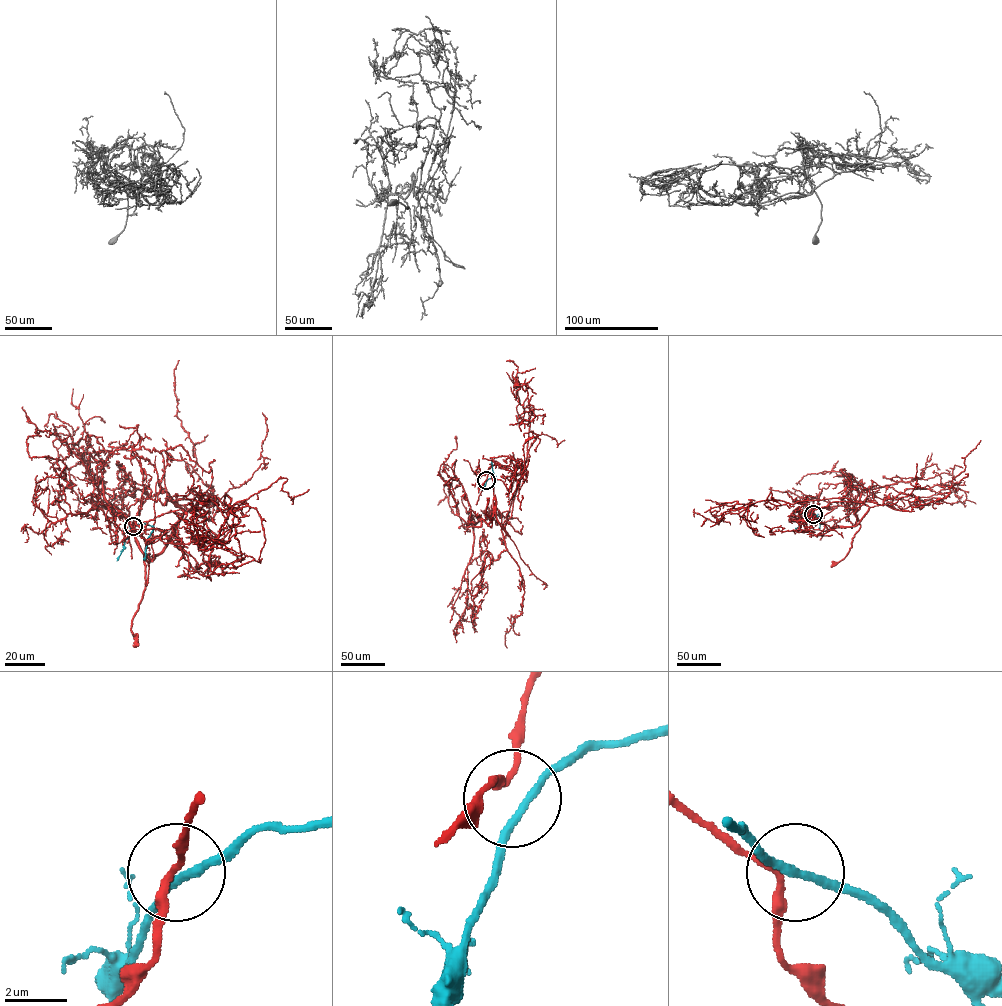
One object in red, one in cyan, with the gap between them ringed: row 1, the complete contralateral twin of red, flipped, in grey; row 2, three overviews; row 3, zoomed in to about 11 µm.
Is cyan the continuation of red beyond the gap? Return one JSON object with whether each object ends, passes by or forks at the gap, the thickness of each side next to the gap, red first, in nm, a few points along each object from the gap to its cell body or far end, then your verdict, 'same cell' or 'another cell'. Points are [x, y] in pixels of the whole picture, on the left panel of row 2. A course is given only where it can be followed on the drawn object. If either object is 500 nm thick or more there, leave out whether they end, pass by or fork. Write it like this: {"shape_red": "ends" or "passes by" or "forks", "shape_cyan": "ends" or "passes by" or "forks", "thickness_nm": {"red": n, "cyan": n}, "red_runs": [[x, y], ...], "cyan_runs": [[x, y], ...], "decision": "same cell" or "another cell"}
{"shape_red": "passes by", "shape_cyan": "passes by", "thickness_nm": {"red": 200, "cyan": 260}, "red_runs": [[132, 526], [148, 564], [184, 511], [175, 500], [225, 495], [234, 514], [207, 550], [196, 510]], "cyan_runs": [[133, 526], [144, 523], [153, 529], [143, 558]], "decision": "another cell"}

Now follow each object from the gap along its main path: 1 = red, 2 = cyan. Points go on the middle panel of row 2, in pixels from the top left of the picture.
1: (486, 479), (487, 471), (496, 520), (509, 536), (531, 413), (513, 377), (515, 399)
2: (487, 480), (495, 476), (491, 462)

